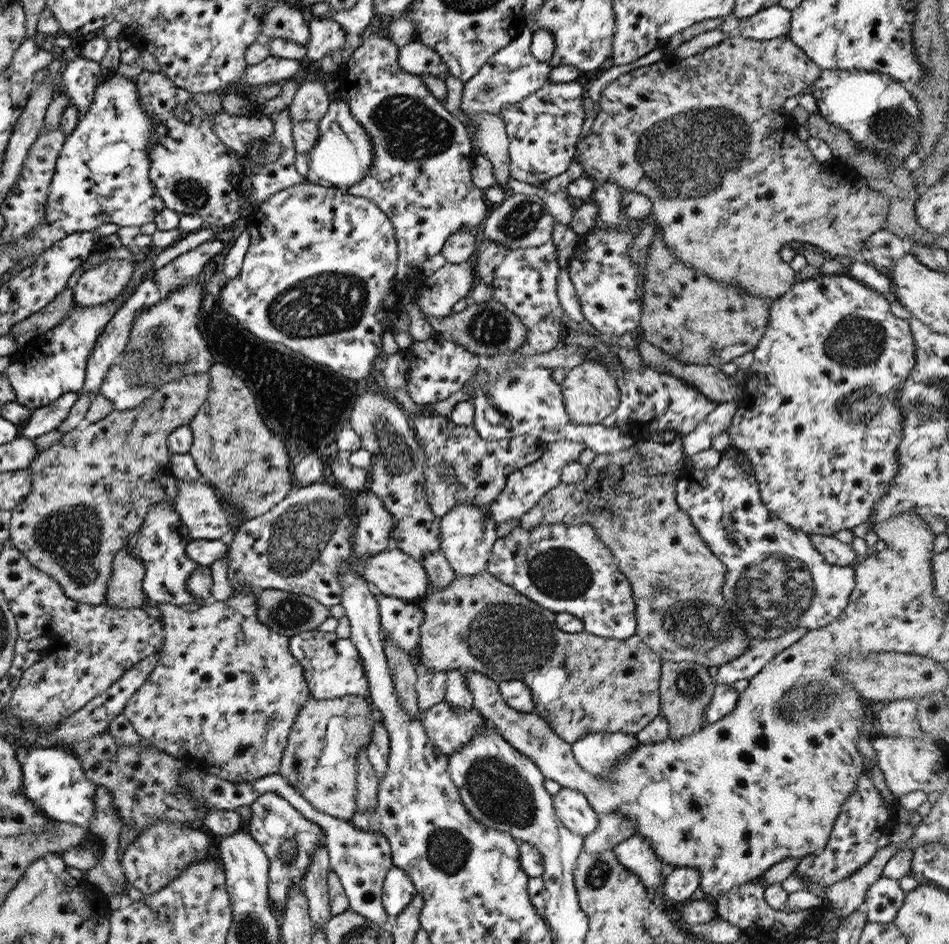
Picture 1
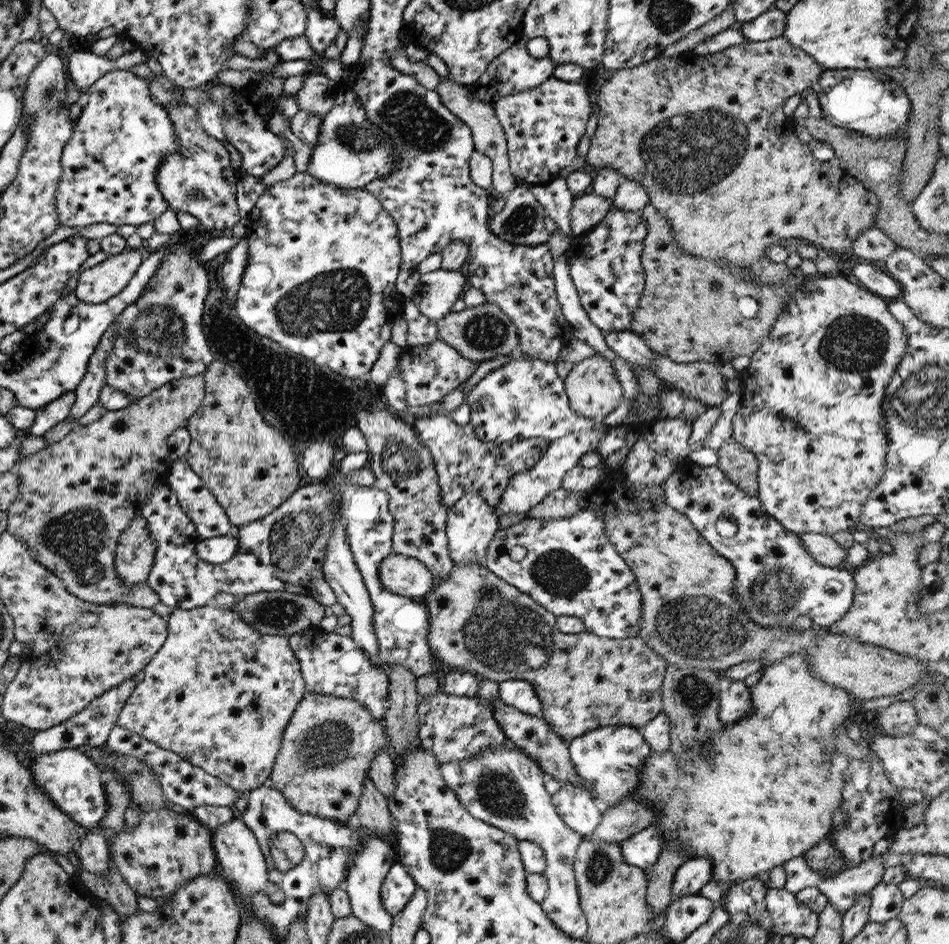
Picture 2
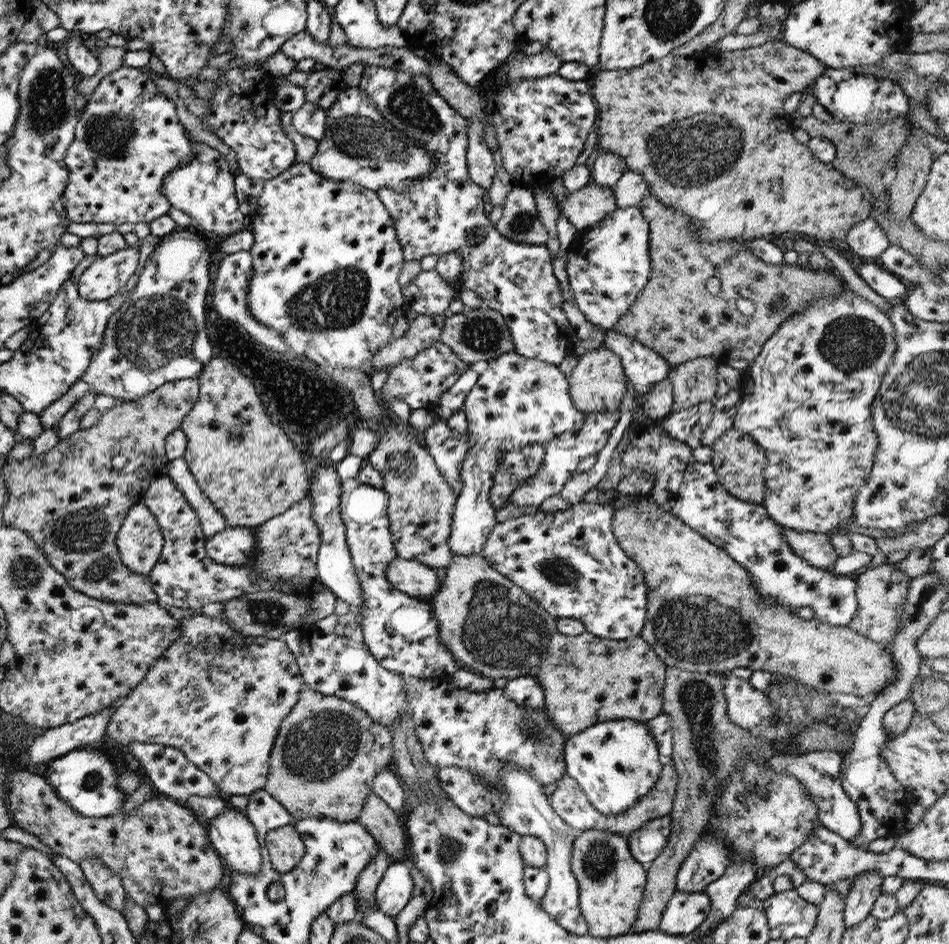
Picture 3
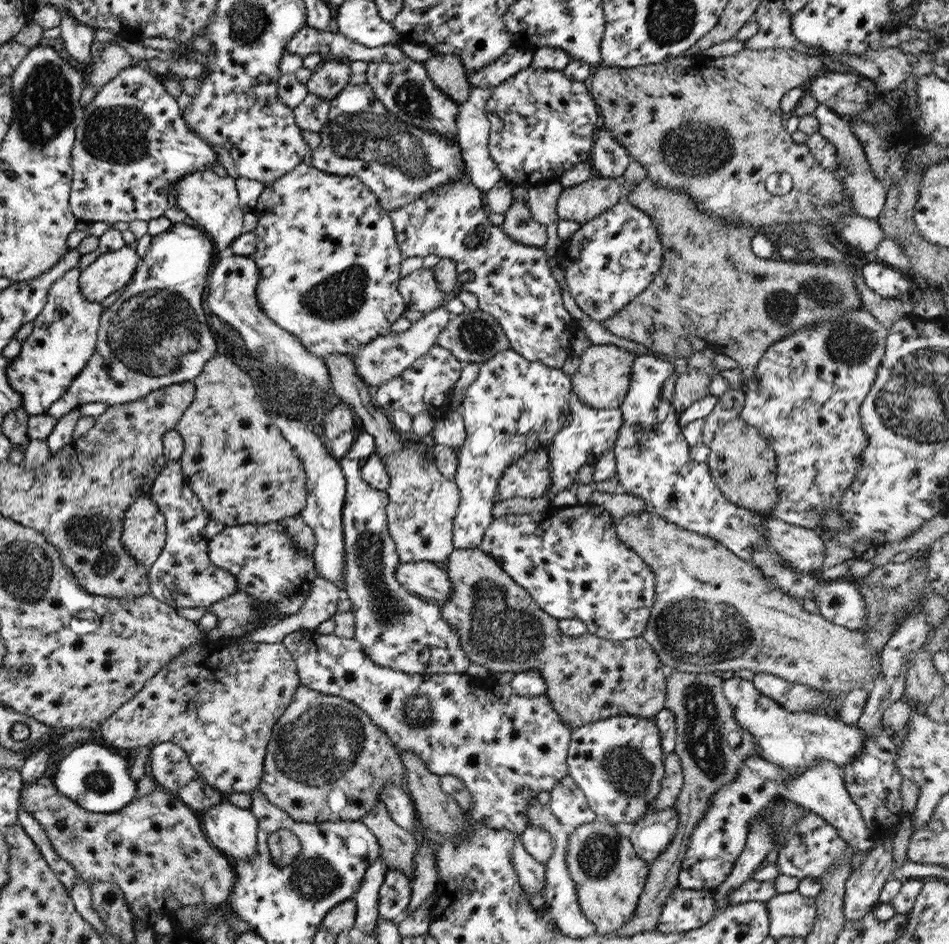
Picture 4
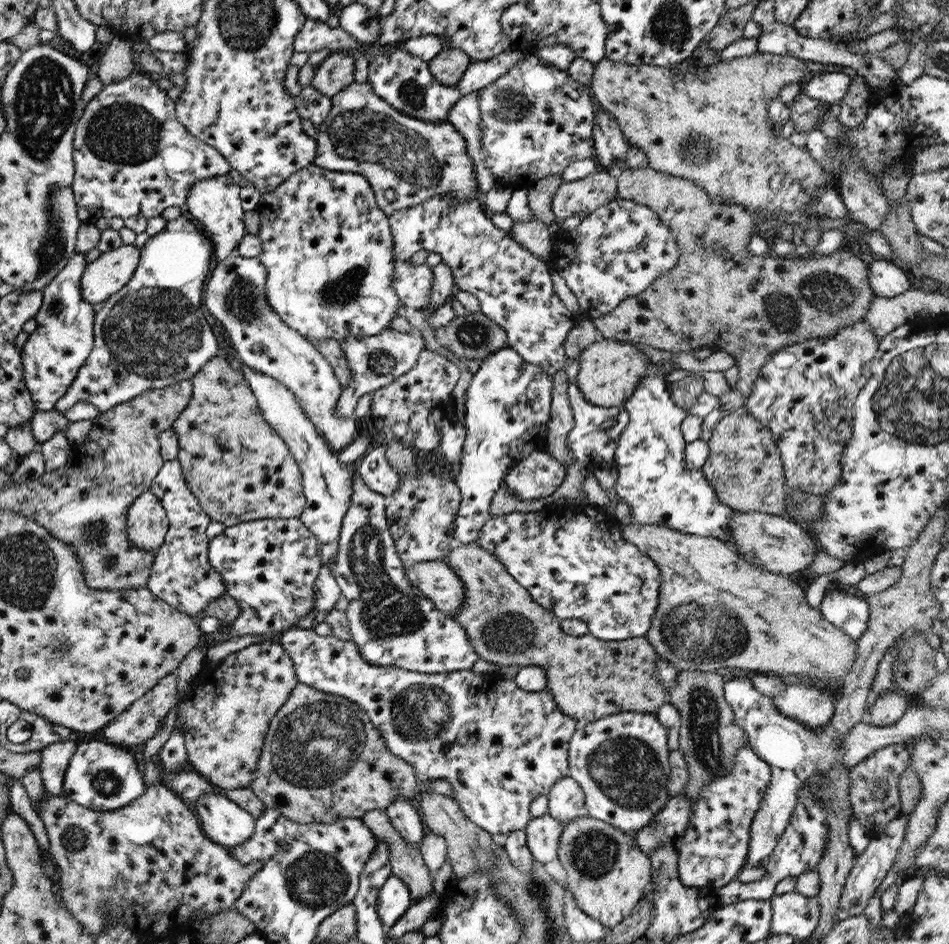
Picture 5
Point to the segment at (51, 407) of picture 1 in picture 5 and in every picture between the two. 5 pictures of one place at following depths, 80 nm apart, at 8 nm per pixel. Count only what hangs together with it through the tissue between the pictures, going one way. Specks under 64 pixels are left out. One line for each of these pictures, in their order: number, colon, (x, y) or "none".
2: (46, 417)
3: (157, 335)
4: (151, 334)
5: (151, 334)

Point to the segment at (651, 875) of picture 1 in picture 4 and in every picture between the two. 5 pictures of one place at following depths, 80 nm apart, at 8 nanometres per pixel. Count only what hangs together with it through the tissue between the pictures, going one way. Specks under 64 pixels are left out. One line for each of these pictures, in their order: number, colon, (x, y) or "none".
2: (641, 849)
3: (644, 844)
4: (650, 835)

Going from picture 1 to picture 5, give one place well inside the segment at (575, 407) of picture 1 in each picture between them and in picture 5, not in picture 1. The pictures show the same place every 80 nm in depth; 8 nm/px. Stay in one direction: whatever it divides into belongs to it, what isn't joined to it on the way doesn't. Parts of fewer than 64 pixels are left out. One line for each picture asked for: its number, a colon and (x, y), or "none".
2: (592, 389)
3: (596, 384)
4: (601, 380)
5: (609, 370)

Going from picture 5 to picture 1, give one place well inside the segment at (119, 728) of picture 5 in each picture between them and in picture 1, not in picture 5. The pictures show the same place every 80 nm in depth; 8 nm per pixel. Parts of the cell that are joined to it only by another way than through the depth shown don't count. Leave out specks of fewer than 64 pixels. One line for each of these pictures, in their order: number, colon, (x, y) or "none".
1: (222, 698)
2: (218, 694)
3: (218, 697)
4: (218, 701)

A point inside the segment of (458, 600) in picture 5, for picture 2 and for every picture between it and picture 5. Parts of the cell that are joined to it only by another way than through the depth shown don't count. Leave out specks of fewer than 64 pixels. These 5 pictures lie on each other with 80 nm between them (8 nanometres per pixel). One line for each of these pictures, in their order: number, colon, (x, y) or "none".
2: (404, 576)
3: (417, 580)
4: (429, 581)

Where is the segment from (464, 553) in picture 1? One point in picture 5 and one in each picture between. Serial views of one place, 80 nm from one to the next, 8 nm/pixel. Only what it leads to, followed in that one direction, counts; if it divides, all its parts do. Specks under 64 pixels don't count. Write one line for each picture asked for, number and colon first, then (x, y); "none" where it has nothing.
2: (471, 524)
3: (515, 402)
4: (514, 405)
5: (507, 403)

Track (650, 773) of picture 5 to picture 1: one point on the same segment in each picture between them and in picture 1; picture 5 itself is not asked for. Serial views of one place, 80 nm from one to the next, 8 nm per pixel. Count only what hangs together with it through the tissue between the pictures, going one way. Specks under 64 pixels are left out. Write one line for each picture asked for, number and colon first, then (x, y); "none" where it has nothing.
1: (596, 753)
2: (607, 759)
3: (615, 762)
4: (617, 762)

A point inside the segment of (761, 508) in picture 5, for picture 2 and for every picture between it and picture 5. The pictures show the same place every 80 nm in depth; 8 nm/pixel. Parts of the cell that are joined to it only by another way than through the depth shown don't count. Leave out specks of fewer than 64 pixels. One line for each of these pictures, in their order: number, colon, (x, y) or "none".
2: (739, 465)
3: (738, 463)
4: (742, 465)

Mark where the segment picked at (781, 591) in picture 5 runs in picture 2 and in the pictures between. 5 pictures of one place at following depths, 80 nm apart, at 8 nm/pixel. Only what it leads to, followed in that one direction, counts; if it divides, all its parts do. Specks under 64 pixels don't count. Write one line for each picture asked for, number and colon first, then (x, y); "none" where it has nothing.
2: (689, 616)
3: (702, 613)
4: (711, 611)

